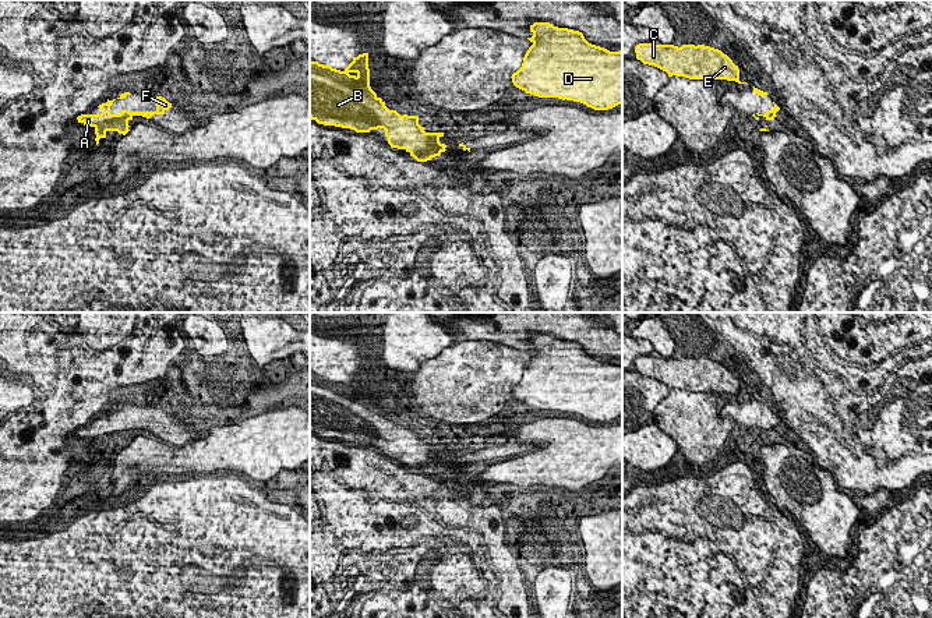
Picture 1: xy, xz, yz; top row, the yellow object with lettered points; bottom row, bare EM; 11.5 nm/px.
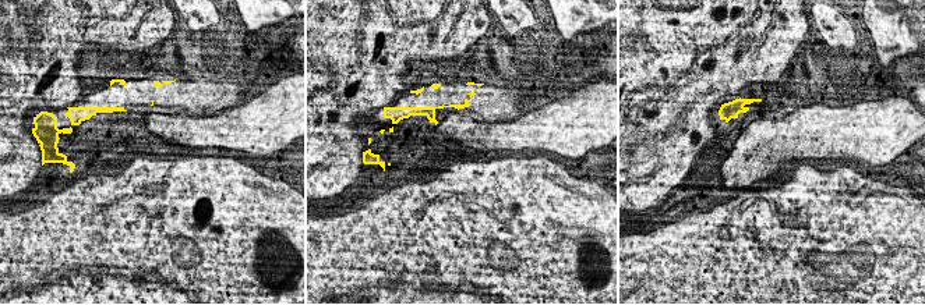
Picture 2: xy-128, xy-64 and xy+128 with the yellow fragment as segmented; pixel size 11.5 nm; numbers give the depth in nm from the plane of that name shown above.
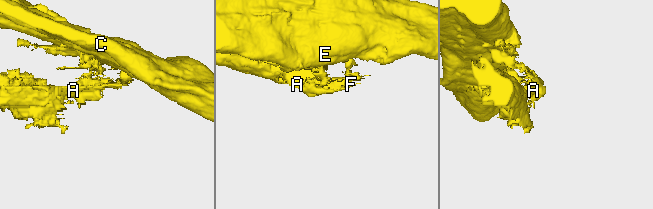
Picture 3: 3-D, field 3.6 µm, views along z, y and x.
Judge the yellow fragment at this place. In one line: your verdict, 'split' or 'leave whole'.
split

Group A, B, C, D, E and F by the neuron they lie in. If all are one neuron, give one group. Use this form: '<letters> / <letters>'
A B / C D E F

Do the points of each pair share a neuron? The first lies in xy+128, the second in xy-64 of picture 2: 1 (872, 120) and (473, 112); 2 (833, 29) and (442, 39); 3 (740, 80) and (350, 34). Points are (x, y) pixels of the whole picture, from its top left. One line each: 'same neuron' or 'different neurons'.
1: different neurons
2: same neuron
3: same neuron

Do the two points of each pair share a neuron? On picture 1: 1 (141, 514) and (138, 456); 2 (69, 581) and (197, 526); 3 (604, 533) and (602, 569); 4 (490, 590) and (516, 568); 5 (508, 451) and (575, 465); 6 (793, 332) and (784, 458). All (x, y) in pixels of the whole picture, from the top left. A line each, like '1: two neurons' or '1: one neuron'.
1: two neurons
2: one neuron
3: one neuron
4: two neurons
5: two neurons
6: two neurons

